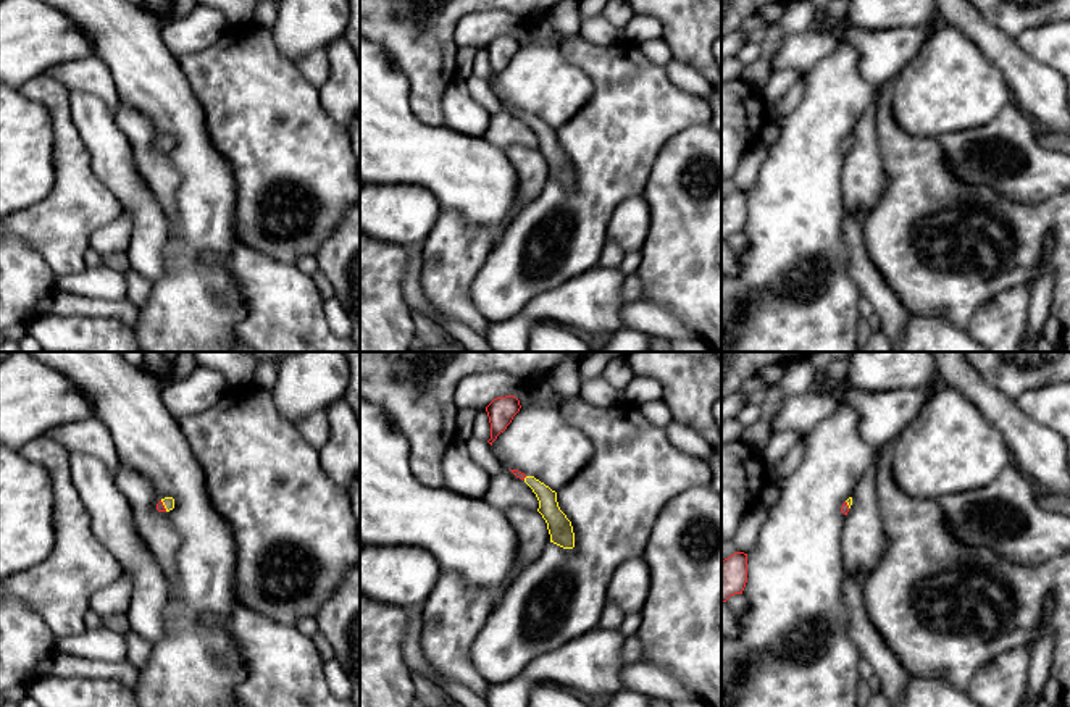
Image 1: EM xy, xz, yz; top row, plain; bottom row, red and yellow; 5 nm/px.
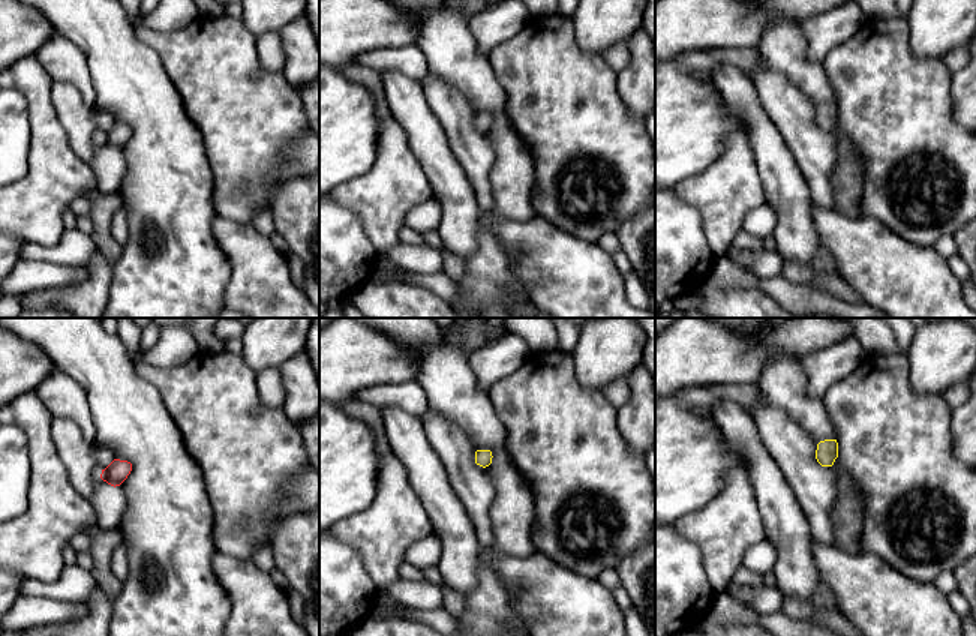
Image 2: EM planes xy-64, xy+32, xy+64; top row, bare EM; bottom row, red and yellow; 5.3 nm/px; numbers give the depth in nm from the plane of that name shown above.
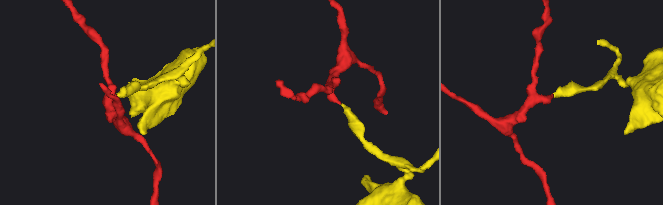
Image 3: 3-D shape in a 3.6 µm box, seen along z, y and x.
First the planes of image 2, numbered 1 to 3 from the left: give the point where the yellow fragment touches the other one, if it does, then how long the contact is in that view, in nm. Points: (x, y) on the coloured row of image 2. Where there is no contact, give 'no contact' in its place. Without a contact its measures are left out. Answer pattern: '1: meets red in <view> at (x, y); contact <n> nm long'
1: no contact
2: no contact
3: no contact

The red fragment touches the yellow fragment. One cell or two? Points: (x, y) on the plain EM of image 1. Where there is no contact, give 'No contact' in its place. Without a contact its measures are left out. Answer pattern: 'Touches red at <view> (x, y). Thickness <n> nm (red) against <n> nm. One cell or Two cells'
Touches red at xy (163, 144). Thickness 50 nm (red) against 60 nm. One cell

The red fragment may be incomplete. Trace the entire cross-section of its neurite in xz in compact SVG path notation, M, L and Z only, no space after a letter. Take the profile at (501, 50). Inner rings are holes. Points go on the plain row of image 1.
M515 34L497 36L486 45L491 61L491 77L487 79L491 84L507 68L520 47L520 39Z

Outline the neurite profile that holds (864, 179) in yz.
M876 100L862 113L852 131L846 153L841 186L844 208L868 216L886 192L886 171L876 136Z

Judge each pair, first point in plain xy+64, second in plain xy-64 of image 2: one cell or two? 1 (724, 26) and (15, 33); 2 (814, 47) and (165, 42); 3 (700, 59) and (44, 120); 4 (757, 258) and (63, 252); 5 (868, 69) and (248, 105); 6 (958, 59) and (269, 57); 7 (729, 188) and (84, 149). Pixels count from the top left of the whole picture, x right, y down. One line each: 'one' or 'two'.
1: one
2: two
3: two
4: one
5: one
6: one
7: two

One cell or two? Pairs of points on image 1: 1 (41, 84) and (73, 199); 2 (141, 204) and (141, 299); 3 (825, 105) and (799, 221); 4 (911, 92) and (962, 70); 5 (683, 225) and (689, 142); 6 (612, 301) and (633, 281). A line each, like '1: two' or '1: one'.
1: one
2: two
3: one
4: one
5: one
6: two

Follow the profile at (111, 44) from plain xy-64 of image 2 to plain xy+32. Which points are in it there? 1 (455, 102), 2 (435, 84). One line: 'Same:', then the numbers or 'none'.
Same: none

